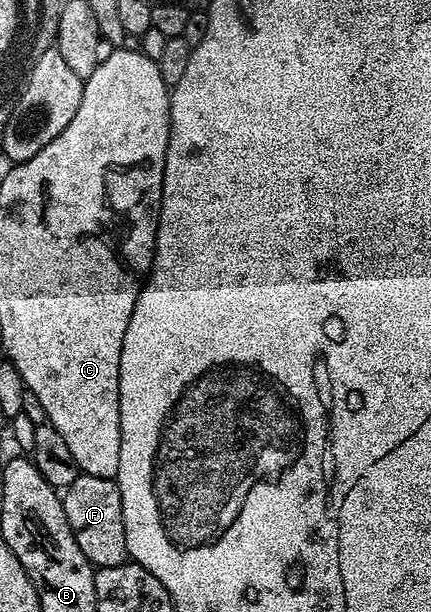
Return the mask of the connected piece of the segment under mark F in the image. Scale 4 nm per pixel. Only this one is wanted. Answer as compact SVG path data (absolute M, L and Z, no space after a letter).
M80 474L76 482L72 482L72 486L64 489L61 497L64 518L68 518L72 538L76 538L76 546L84 550L84 558L88 558L88 562L94 565L95 569L127 563L124 510L117 479Z

